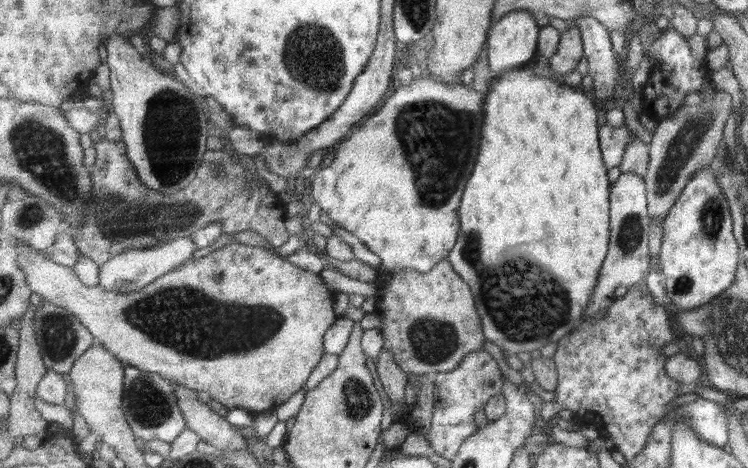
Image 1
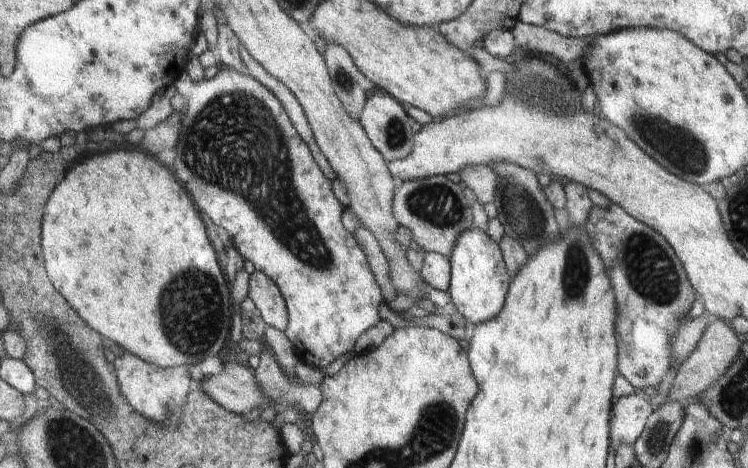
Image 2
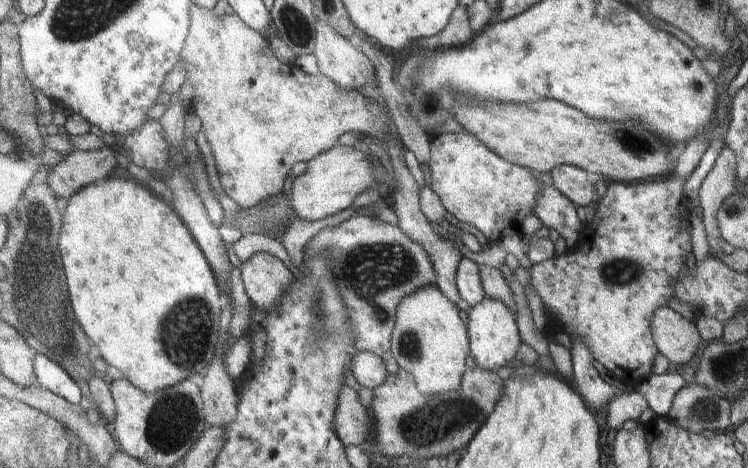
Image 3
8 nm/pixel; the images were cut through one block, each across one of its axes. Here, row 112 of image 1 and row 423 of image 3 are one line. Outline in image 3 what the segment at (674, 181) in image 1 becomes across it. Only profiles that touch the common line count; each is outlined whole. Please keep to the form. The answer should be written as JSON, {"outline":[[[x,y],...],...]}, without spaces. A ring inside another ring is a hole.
{"outline":[[[690,383],[675,394],[674,402],[666,416],[679,428],[689,432],[729,432],[732,428],[729,421],[730,404],[727,398],[717,396],[713,390]]]}

